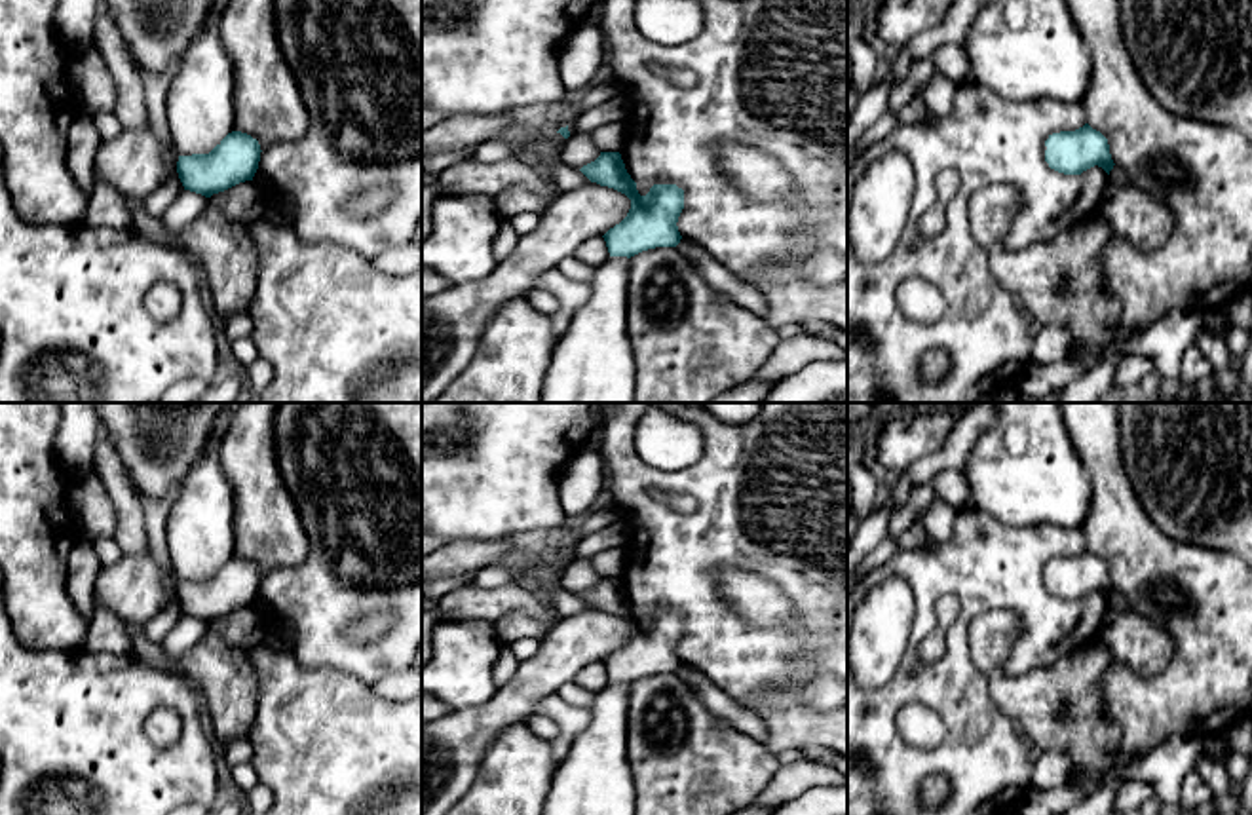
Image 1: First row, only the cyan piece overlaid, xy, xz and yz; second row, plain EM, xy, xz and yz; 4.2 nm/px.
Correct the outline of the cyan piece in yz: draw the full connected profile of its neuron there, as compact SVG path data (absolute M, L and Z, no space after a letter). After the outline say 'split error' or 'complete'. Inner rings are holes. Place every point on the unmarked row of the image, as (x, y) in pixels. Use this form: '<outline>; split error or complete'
M1089 549L1075 557L1060 557L1045 566L1045 587L1064 600L1081 600L1098 591L1108 600L1113 595L1108 564Z; complete

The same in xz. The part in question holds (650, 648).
M619 578L600 581L579 595L591 608L614 614L631 625L627 642L602 663L610 682L635 682L655 673L676 673L682 665L678 642L684 635L684 616L676 610L654 610L640 621L625 595Z; complete

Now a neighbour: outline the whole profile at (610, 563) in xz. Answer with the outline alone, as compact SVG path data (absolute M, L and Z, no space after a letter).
M619 545L619 547L604 549L593 555L589 560L593 570L600 578L621 578L625 572L629 553L631 553L629 545Z

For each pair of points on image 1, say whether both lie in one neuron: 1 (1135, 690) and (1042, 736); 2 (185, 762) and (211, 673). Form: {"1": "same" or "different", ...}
{"1": "different", "2": "different"}

